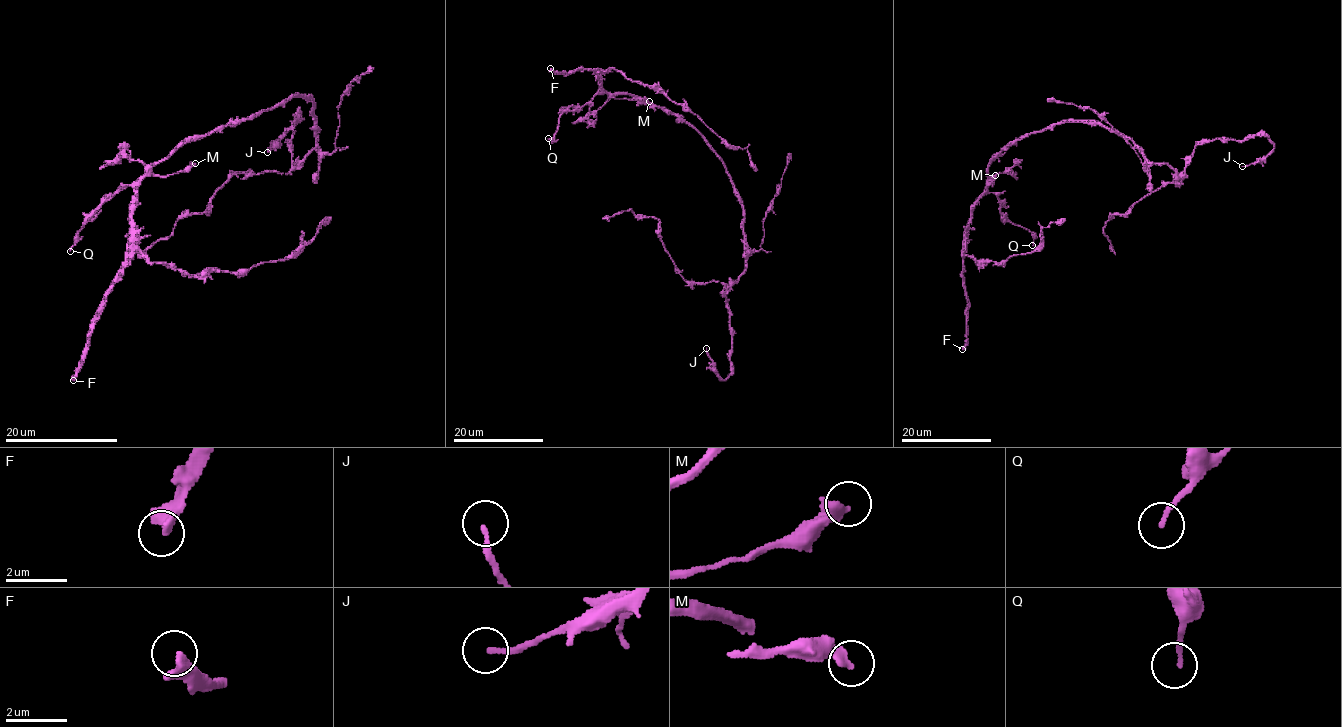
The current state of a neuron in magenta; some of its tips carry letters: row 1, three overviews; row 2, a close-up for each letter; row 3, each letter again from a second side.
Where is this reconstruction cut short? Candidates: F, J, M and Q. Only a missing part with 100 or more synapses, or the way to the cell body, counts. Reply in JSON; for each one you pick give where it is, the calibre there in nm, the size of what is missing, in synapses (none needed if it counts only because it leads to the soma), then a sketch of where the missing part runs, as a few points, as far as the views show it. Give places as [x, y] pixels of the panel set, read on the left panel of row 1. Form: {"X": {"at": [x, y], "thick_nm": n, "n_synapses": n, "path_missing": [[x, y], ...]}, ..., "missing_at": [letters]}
{"missing_at": []}

